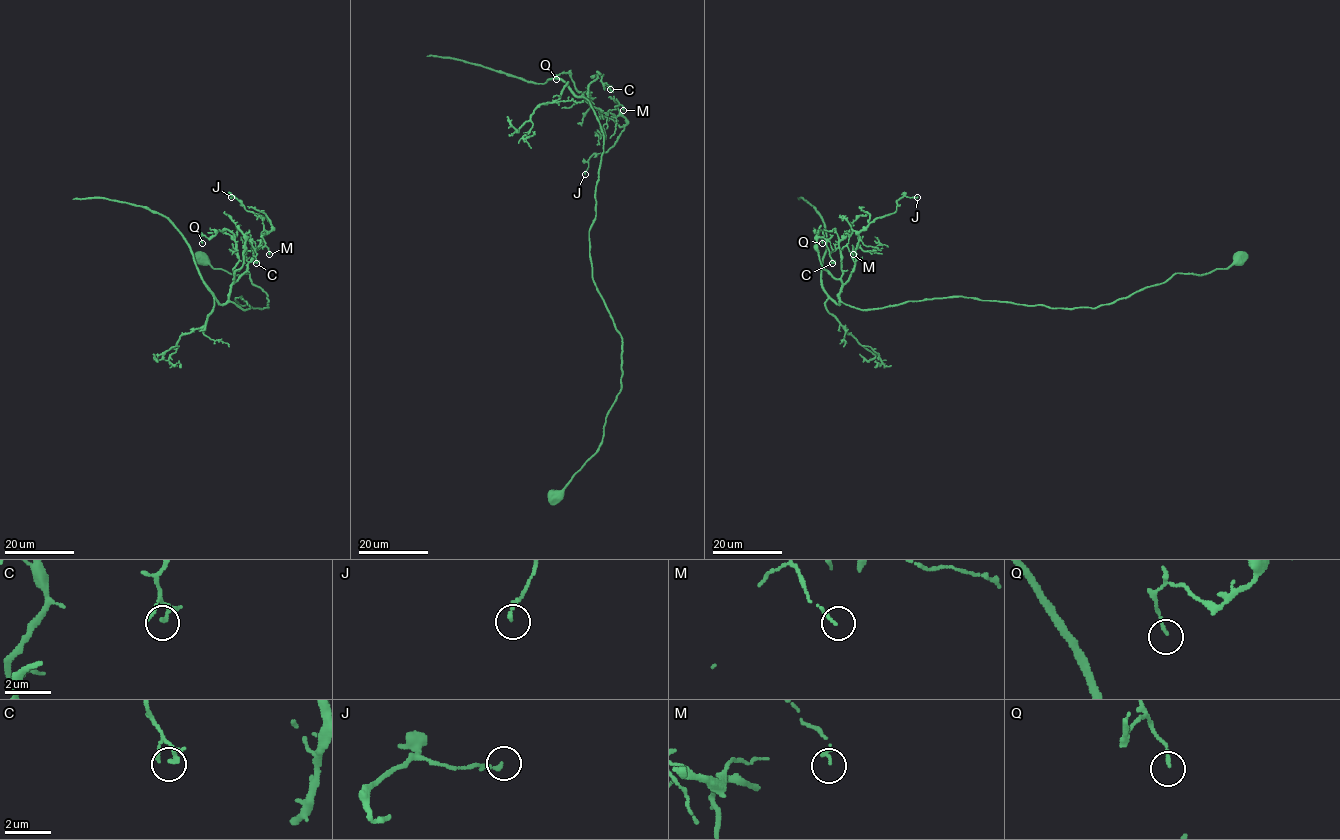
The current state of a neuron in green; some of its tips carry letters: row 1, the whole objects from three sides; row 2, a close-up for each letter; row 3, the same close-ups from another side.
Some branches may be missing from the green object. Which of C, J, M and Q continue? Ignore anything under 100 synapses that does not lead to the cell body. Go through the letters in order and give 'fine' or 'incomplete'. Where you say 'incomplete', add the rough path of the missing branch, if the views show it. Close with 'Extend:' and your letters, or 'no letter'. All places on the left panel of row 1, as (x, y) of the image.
C: fine
J: fine
M: fine
Q: fine
Extend: no letter

